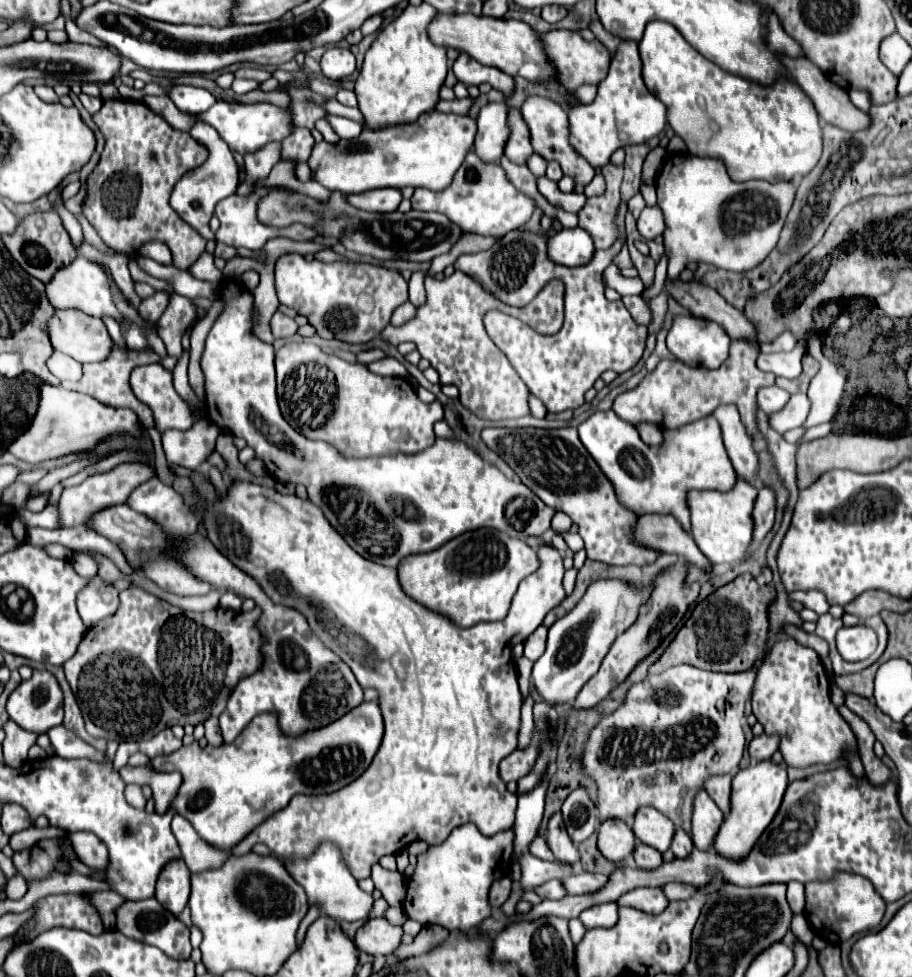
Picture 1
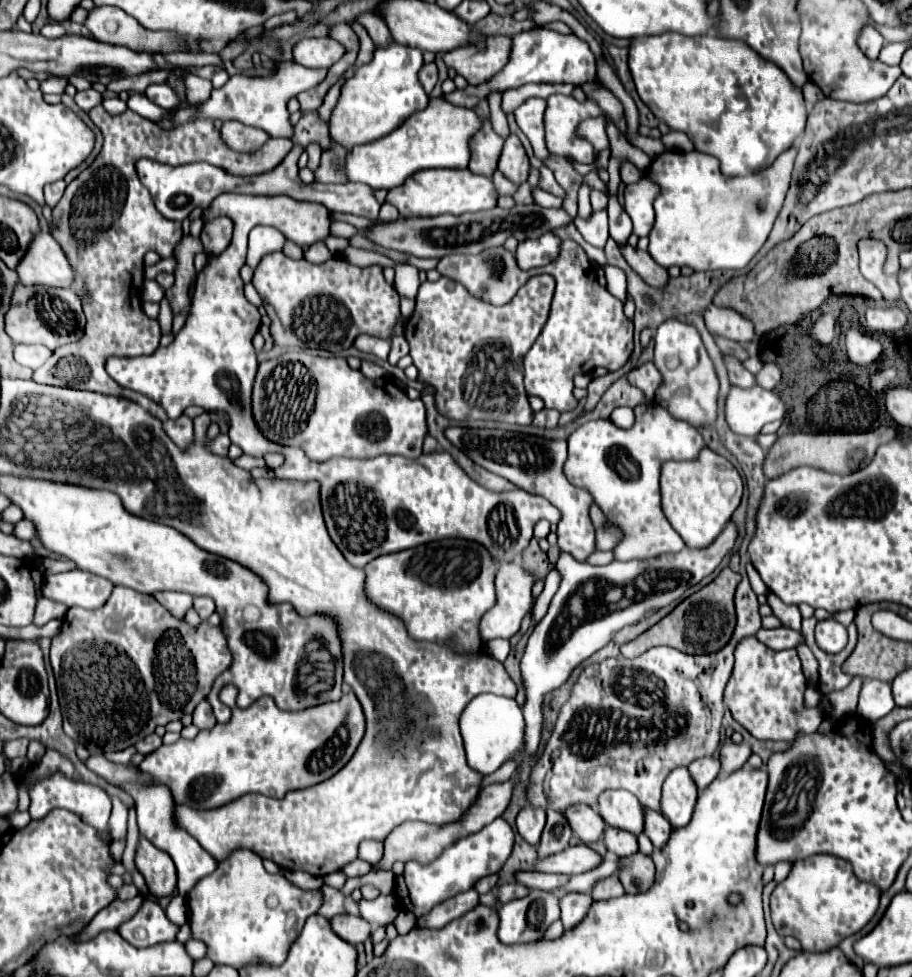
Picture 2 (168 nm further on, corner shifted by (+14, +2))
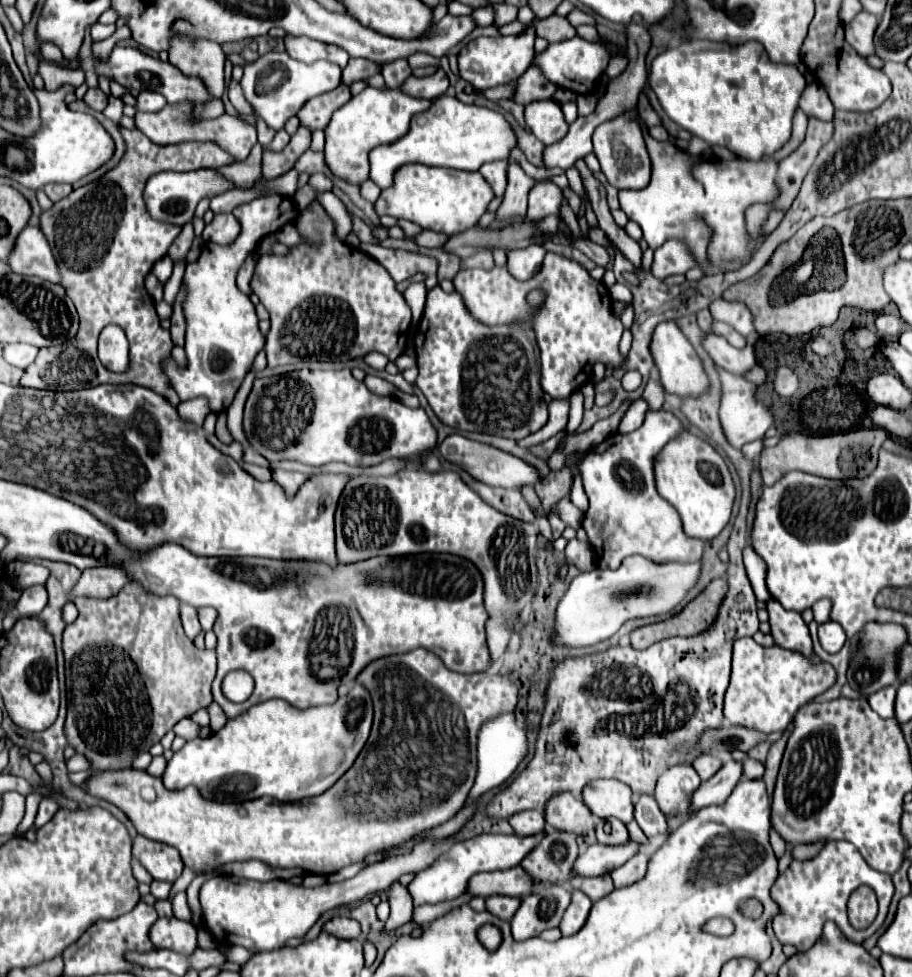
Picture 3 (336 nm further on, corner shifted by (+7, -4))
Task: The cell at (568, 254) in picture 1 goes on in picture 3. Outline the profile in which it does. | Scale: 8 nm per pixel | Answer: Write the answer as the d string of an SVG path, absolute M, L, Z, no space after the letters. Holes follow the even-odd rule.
M531 245L529 249L507 253L507 269L515 279L527 281L541 269L545 255L547 251L541 245Z

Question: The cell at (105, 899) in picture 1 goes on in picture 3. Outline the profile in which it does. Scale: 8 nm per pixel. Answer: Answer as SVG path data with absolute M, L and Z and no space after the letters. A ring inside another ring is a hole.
M153 881L153 883L151 883L151 895L153 895L155 899L167 899L169 889L171 889L171 885L165 883L165 881Z

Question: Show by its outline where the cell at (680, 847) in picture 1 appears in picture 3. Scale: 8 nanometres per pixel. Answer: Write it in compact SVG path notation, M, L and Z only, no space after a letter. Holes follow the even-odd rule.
M639 797L635 803L635 821L639 823L641 831L653 837L667 837L669 835L669 821L661 813L657 801L653 797Z

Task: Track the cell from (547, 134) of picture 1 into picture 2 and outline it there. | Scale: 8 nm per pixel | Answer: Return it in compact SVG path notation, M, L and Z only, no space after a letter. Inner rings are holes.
M528 99L514 111L516 123L520 131L530 139L538 159L548 157L544 141L544 111L546 111L546 99Z

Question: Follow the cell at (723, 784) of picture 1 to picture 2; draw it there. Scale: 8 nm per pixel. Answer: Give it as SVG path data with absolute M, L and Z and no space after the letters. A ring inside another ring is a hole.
M706 757L706 759L696 759L694 763L688 765L690 775L698 787L698 791L702 791L704 787L708 787L716 775L720 773L720 761L714 757Z

